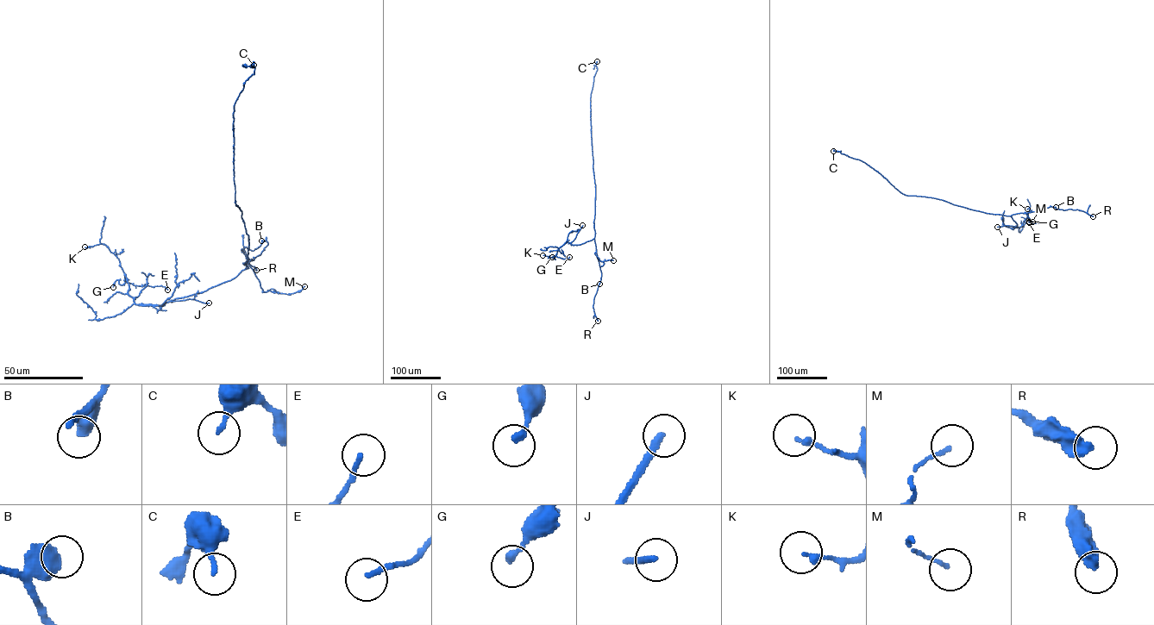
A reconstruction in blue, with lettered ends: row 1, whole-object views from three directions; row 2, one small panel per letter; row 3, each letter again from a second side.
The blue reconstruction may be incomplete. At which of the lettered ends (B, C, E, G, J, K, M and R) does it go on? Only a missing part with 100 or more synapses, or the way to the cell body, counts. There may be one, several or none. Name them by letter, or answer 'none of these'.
J

